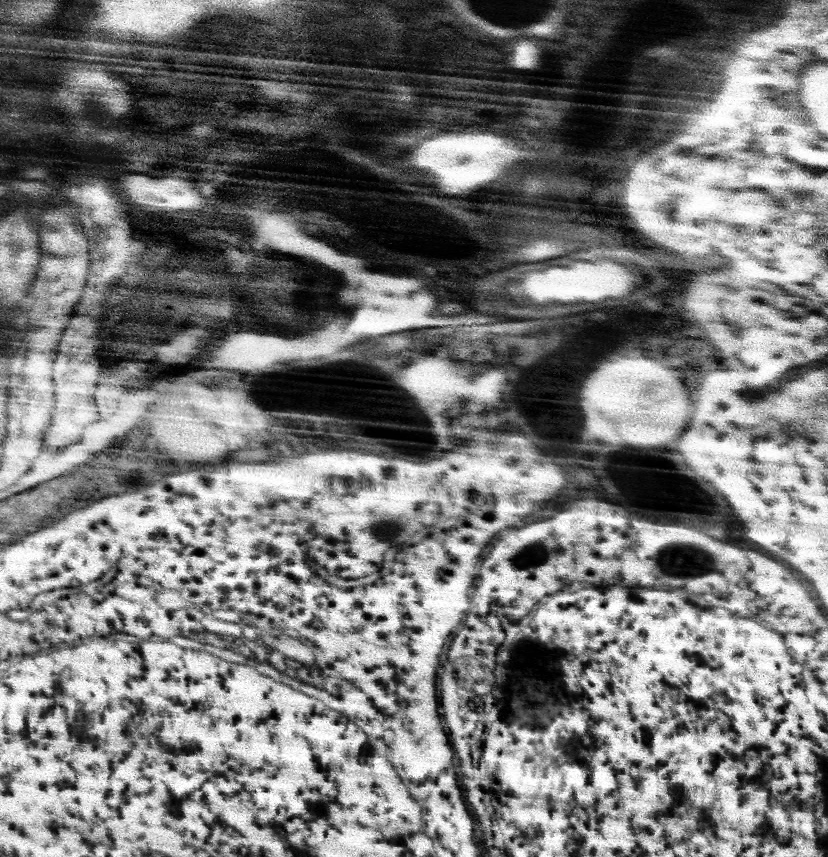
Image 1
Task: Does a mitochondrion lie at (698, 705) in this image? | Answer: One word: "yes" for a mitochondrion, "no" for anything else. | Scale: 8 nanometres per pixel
no

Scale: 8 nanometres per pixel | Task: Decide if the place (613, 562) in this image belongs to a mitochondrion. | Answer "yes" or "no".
no

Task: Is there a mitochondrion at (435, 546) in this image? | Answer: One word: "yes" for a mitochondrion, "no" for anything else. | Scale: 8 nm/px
no

